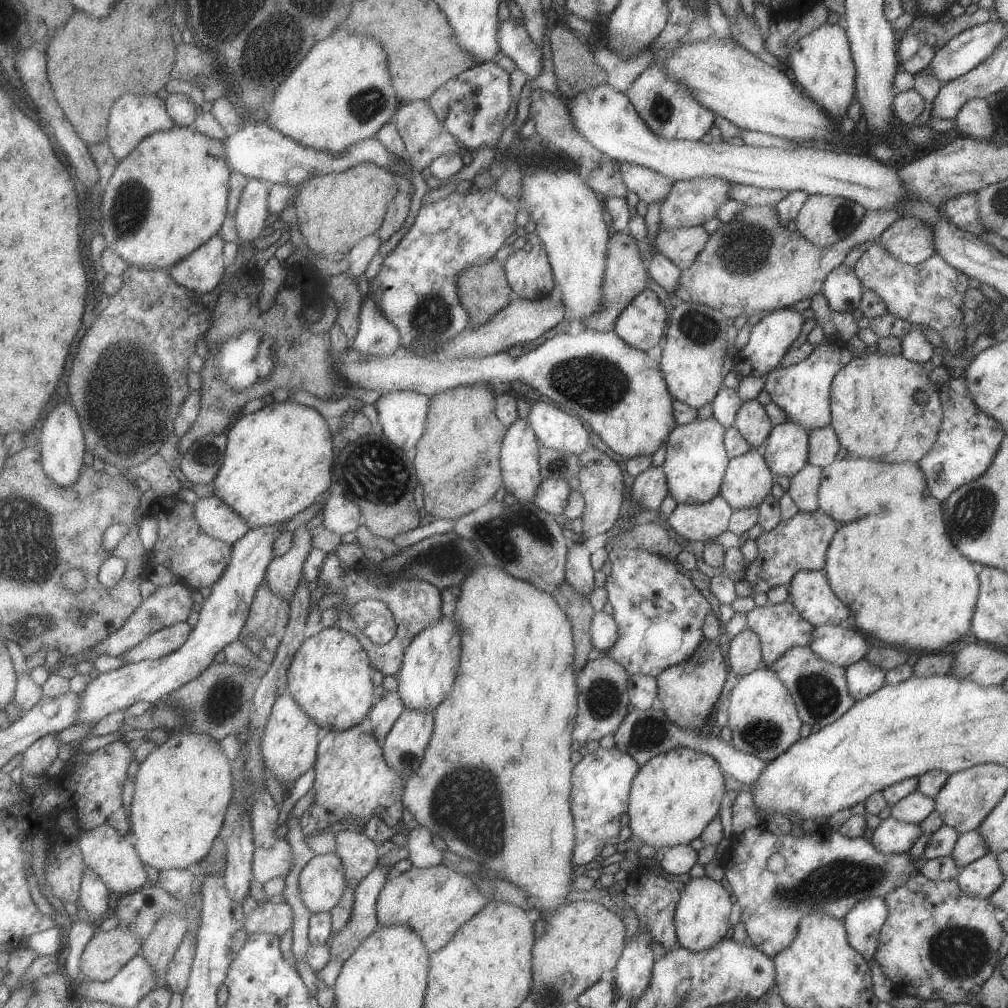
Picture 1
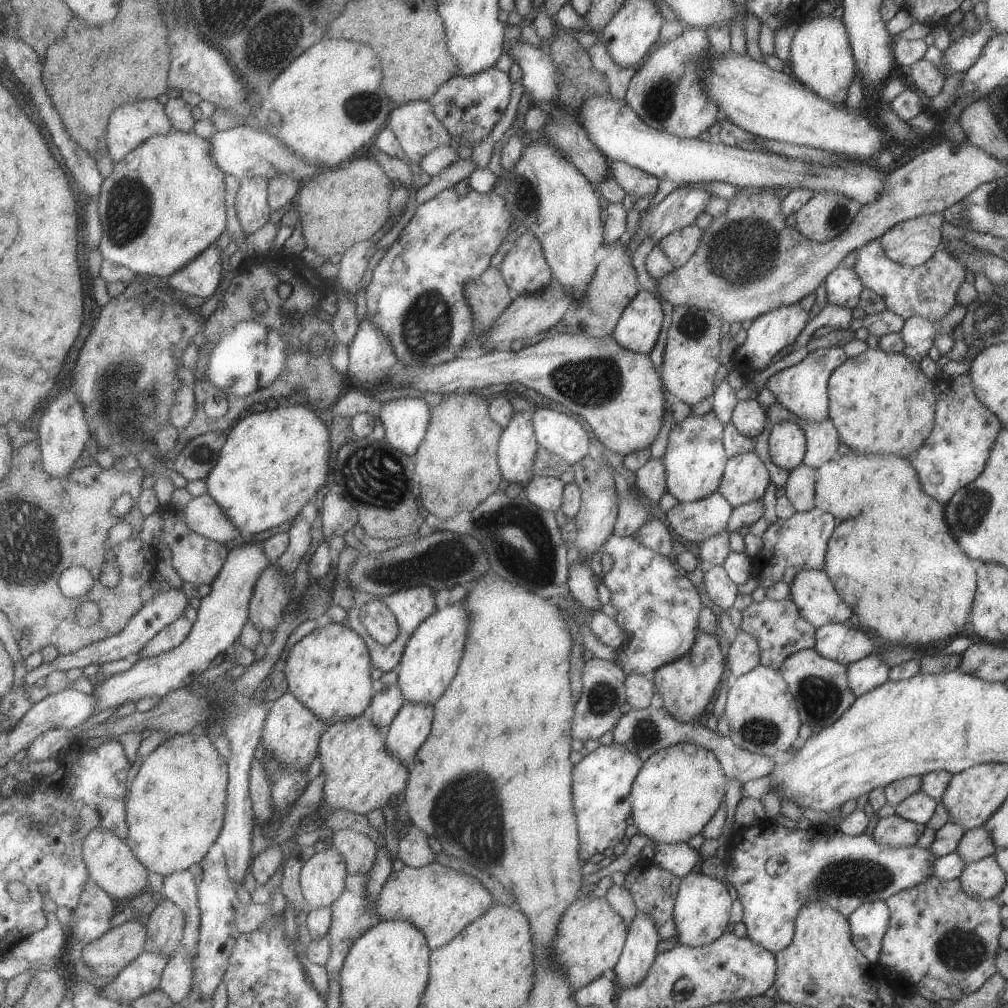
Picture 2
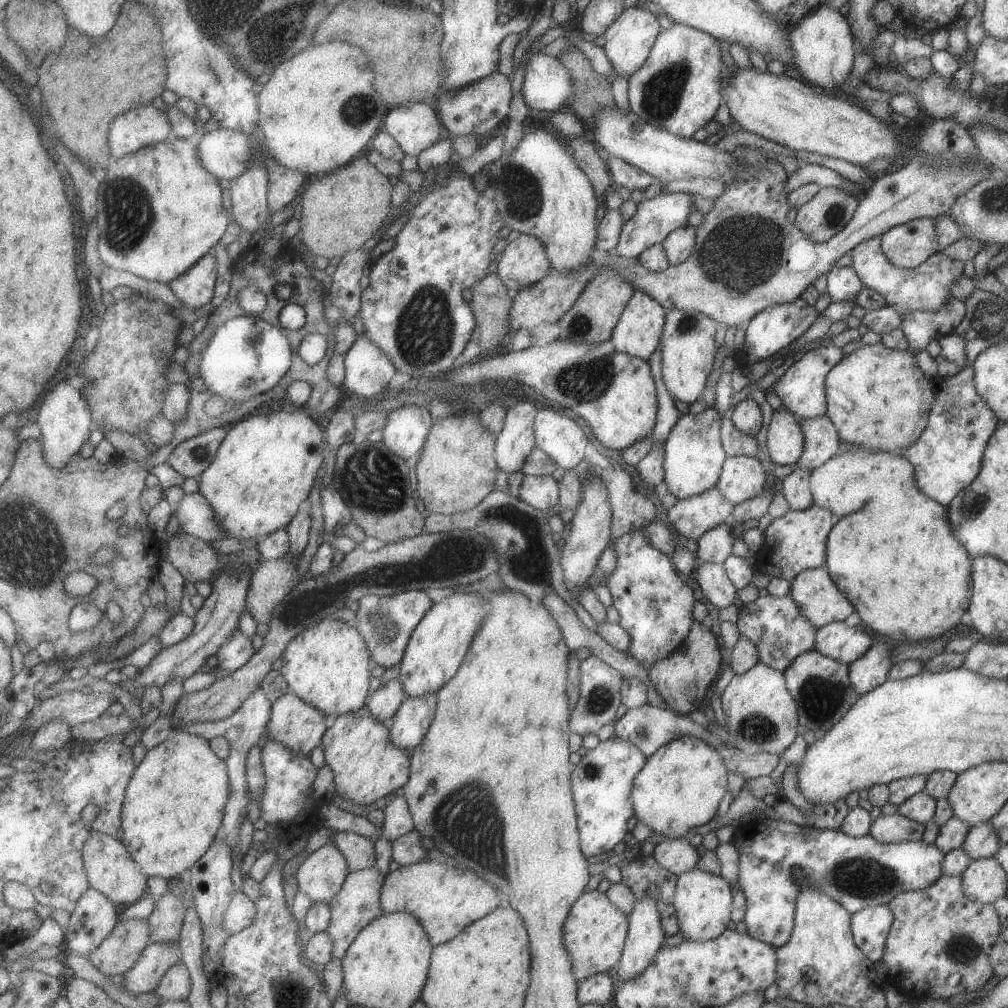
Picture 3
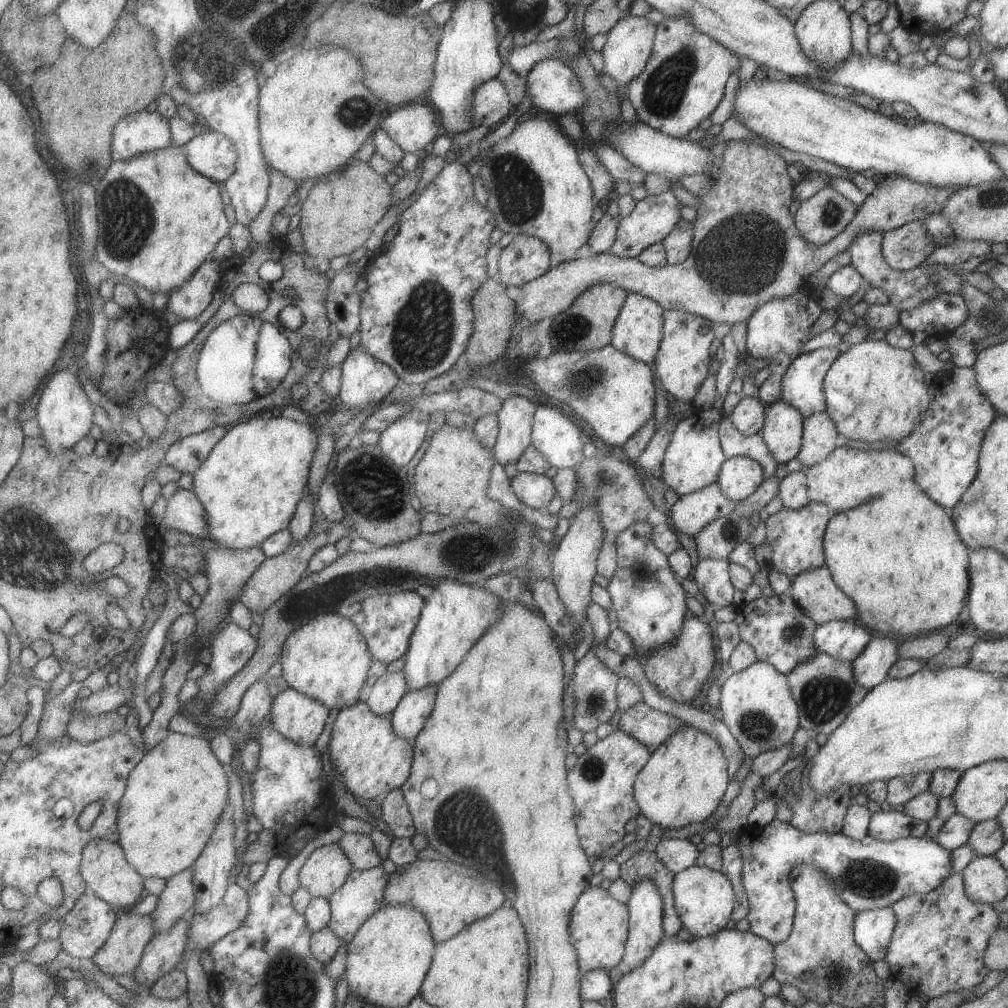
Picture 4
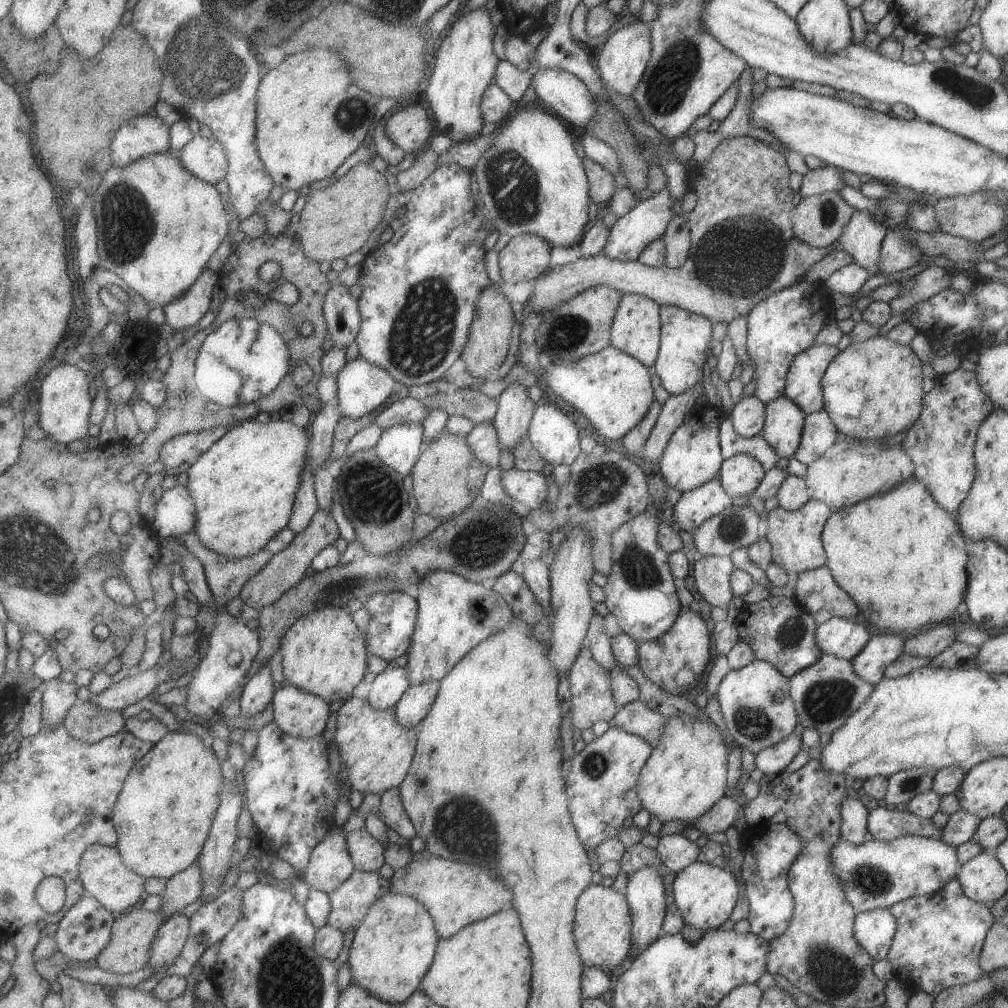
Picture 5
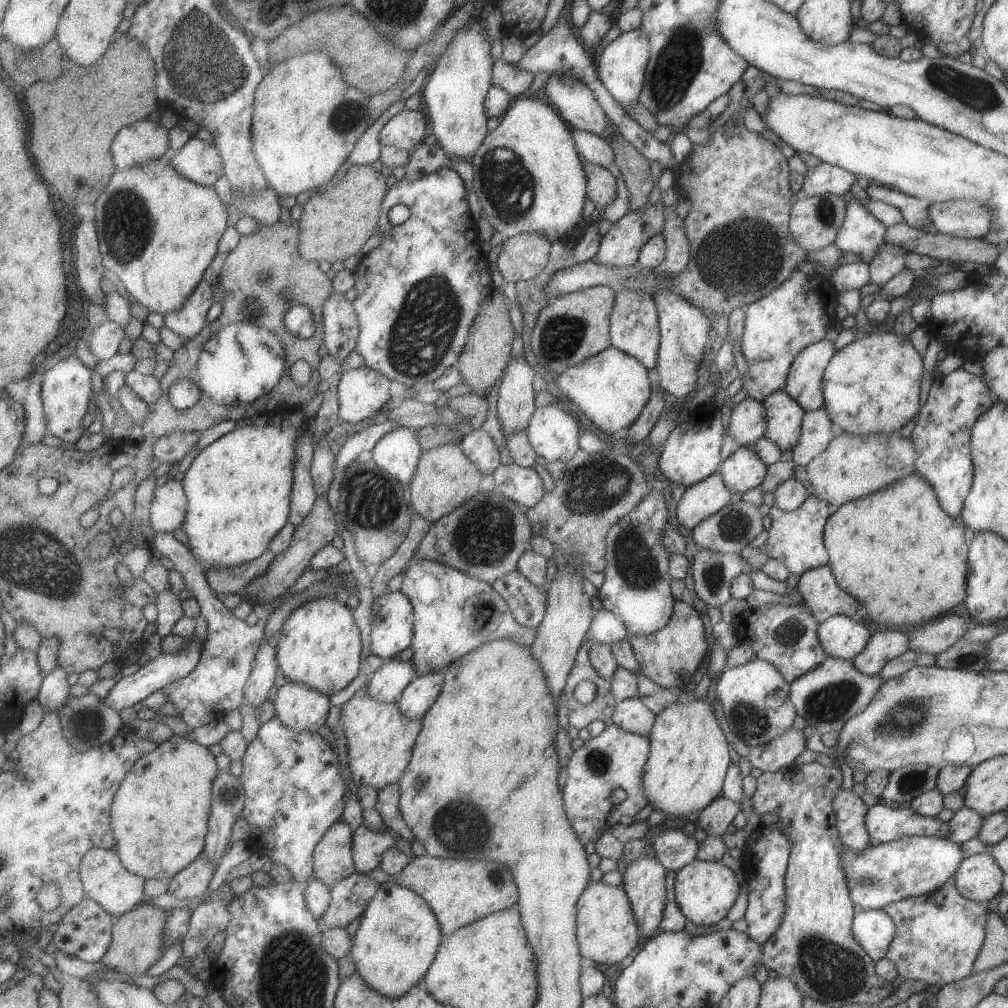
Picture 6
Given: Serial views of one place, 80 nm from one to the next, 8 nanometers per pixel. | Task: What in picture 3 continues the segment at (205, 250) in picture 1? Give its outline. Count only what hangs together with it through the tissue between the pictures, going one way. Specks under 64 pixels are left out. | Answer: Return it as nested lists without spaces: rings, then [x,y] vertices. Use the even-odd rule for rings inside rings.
[[[212,251],[198,260],[186,273],[173,279],[170,285],[185,307],[201,308],[213,300],[217,276],[217,258]]]

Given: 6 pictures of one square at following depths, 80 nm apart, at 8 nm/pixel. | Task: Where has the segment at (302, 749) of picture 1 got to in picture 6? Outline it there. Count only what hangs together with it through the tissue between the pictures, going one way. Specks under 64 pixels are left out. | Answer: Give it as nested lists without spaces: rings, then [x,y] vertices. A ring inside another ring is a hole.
[[[286,682],[271,702],[275,706],[275,716],[299,732],[319,732],[327,724],[331,710],[326,694],[299,683]]]

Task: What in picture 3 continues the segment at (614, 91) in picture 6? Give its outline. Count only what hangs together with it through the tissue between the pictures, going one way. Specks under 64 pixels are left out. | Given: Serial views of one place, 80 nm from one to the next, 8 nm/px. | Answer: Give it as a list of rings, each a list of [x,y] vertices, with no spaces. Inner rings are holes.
[[[636,3],[632,7],[623,9],[623,12],[615,18],[609,25],[609,28],[599,37],[598,41],[608,61],[611,63],[612,69],[617,74],[628,77],[645,62],[659,31],[660,27],[659,23],[657,23],[657,16],[651,14],[643,7],[637,6]]]

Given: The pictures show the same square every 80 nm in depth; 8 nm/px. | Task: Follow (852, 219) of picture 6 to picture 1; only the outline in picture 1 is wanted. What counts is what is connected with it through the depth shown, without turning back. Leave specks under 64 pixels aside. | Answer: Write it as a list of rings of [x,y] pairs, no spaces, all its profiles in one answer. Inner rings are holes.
[[[877,242],[871,244],[859,256],[852,268],[863,287],[871,289],[883,299],[889,313],[901,320],[929,327],[937,331],[942,346],[949,352],[965,350],[964,298],[967,292],[967,278],[955,267],[949,266],[937,253],[922,263],[906,265],[891,256]]]

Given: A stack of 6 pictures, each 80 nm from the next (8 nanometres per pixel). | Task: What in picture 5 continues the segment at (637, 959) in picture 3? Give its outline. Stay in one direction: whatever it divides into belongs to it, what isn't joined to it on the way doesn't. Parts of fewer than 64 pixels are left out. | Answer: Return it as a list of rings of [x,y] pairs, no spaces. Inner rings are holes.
[[[652,867],[633,870],[624,897],[630,902],[631,950],[639,954],[661,935],[666,900],[659,873]]]

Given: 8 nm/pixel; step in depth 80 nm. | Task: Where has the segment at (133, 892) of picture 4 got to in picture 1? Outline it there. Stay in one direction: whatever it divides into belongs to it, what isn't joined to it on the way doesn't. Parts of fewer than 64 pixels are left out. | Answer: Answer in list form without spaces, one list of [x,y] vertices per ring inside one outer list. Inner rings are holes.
[[[109,823],[80,832],[78,846],[83,851],[87,866],[97,872],[112,892],[131,894],[149,884],[147,867],[137,847],[134,843],[127,842],[124,834]]]

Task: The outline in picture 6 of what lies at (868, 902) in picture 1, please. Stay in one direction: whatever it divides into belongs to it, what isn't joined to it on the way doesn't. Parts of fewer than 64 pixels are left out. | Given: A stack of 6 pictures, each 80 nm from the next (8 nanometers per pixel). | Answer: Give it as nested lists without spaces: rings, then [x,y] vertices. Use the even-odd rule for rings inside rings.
[[[855,909],[850,929],[861,948],[874,961],[878,961],[886,956],[894,937],[895,925],[881,909]]]

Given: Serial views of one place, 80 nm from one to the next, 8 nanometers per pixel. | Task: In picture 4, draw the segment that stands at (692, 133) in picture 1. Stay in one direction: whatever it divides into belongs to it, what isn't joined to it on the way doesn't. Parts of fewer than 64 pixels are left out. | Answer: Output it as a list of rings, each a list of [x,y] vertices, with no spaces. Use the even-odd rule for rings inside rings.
[[[664,16],[663,21],[656,25],[651,54],[643,70],[630,80],[626,97],[640,121],[661,133],[683,138],[715,110],[723,96],[727,76],[733,69],[738,68],[738,58],[727,47],[699,33],[686,19]]]

